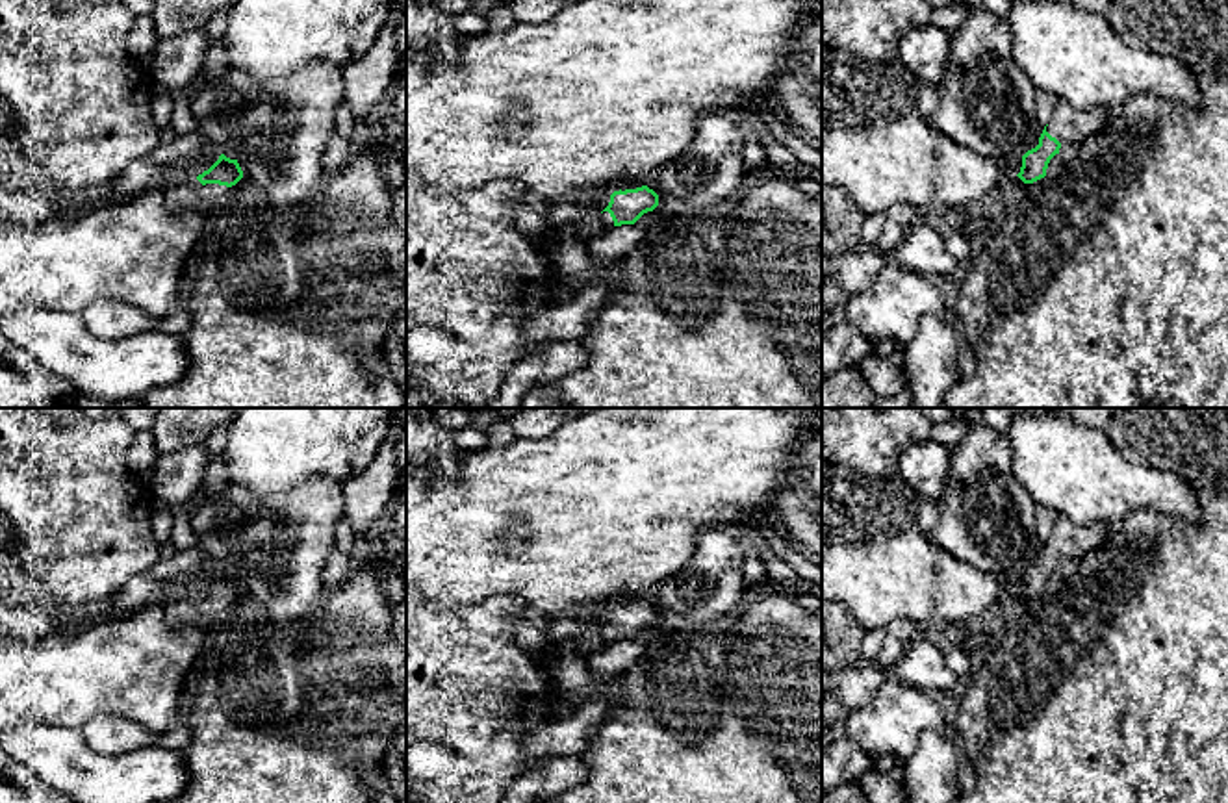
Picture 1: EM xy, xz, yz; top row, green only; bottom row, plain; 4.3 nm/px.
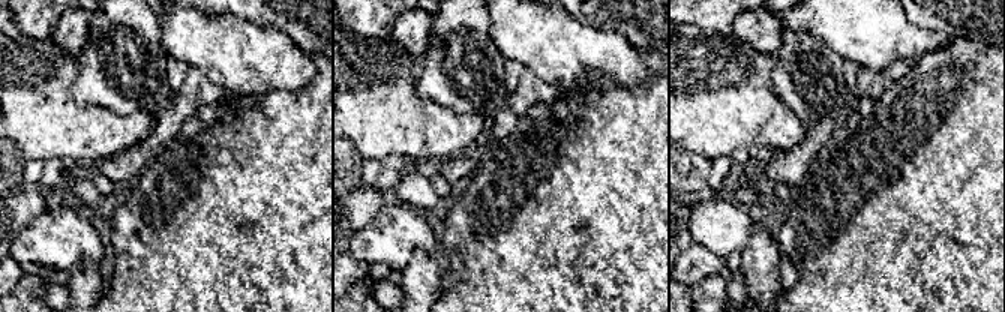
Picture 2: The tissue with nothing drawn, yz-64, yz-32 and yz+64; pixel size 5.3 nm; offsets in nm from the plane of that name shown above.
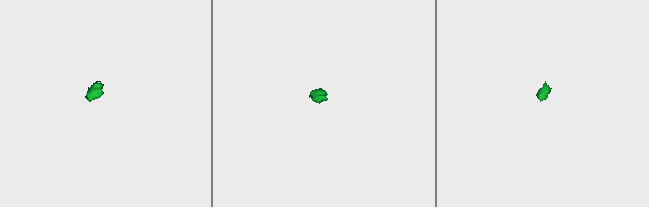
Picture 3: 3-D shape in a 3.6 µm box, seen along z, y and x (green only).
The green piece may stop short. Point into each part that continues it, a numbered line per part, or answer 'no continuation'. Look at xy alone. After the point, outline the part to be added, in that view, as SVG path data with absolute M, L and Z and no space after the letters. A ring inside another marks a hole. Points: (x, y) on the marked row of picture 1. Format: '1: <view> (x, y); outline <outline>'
1: xy (184, 193); outline M182 178L165 187L165 208L176 210L200 210L206 211L228 193L230 187L219 184L202 185L197 178Z

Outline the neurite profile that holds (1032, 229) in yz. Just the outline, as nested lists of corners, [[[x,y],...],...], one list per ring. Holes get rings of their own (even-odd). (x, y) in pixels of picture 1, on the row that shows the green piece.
[[[1215,72],[1196,78],[1200,108],[1187,109],[1152,93],[1133,95],[1080,145],[1080,156],[1057,176],[1024,184],[1007,172],[981,204],[991,217],[983,249],[963,265],[950,295],[976,369],[946,391],[946,408],[1228,408],[1228,78]]]

